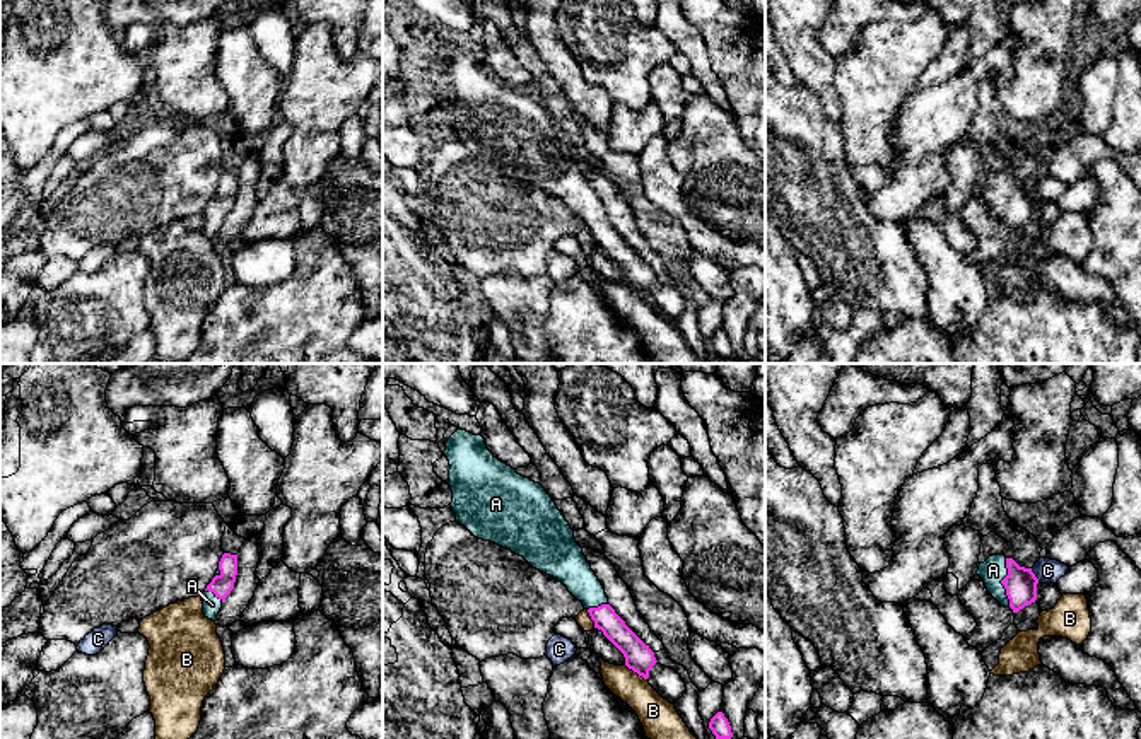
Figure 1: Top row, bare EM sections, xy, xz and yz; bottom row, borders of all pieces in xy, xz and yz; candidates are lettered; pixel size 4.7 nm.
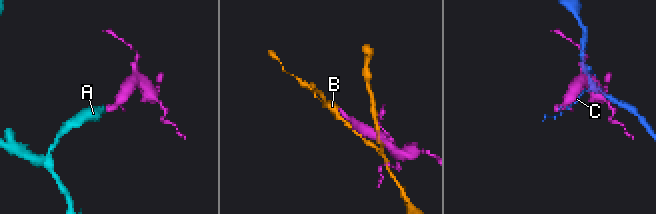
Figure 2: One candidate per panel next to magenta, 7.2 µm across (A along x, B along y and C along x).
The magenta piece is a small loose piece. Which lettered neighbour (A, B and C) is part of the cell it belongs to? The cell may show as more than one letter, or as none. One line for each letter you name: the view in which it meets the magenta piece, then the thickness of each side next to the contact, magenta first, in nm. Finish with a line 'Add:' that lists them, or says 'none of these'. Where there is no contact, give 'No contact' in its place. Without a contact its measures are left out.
A: Touches magenta in yz. Thickness 150 nm (magenta) against 120 nm
Add: A

